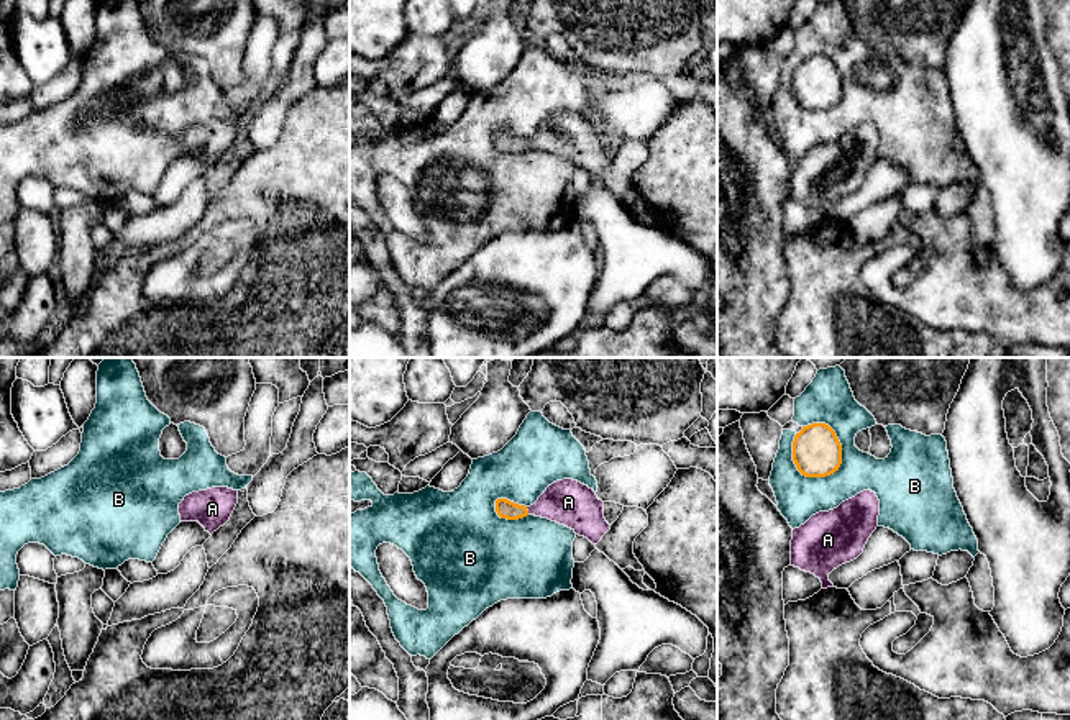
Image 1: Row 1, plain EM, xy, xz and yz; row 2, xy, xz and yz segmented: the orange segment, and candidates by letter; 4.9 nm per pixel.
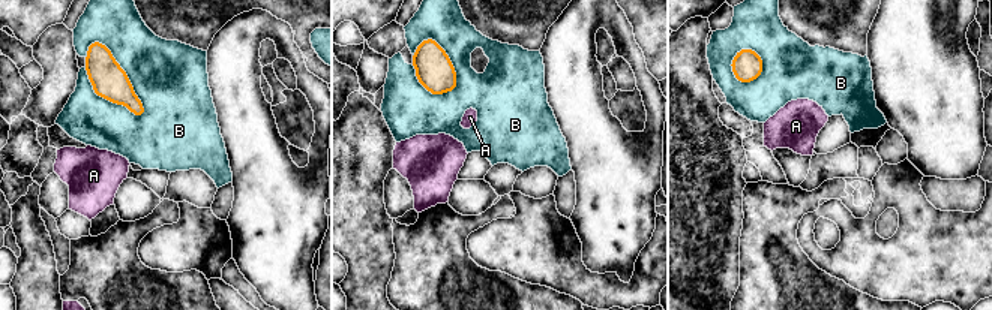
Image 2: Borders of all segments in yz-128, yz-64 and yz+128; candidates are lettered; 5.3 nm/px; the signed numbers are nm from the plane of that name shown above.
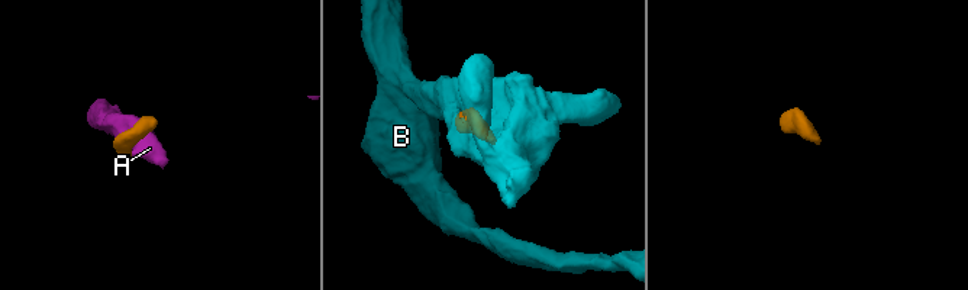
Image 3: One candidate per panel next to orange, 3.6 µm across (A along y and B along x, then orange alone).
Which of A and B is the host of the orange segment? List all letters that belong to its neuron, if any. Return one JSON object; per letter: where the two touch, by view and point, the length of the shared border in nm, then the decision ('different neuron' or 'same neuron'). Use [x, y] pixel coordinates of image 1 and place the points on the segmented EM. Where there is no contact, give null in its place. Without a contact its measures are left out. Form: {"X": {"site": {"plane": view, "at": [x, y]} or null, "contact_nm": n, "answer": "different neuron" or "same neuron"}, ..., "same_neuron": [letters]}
{"A": {"site": {"plane": "xz", "at": [527, 510]}, "contact_nm": 40, "answer": "same neuron"}, "B": {"site": {"plane": "yz", "at": [841, 461]}, "contact_nm": 300, "answer": "different neuron"}, "same_neuron": ["A"]}

